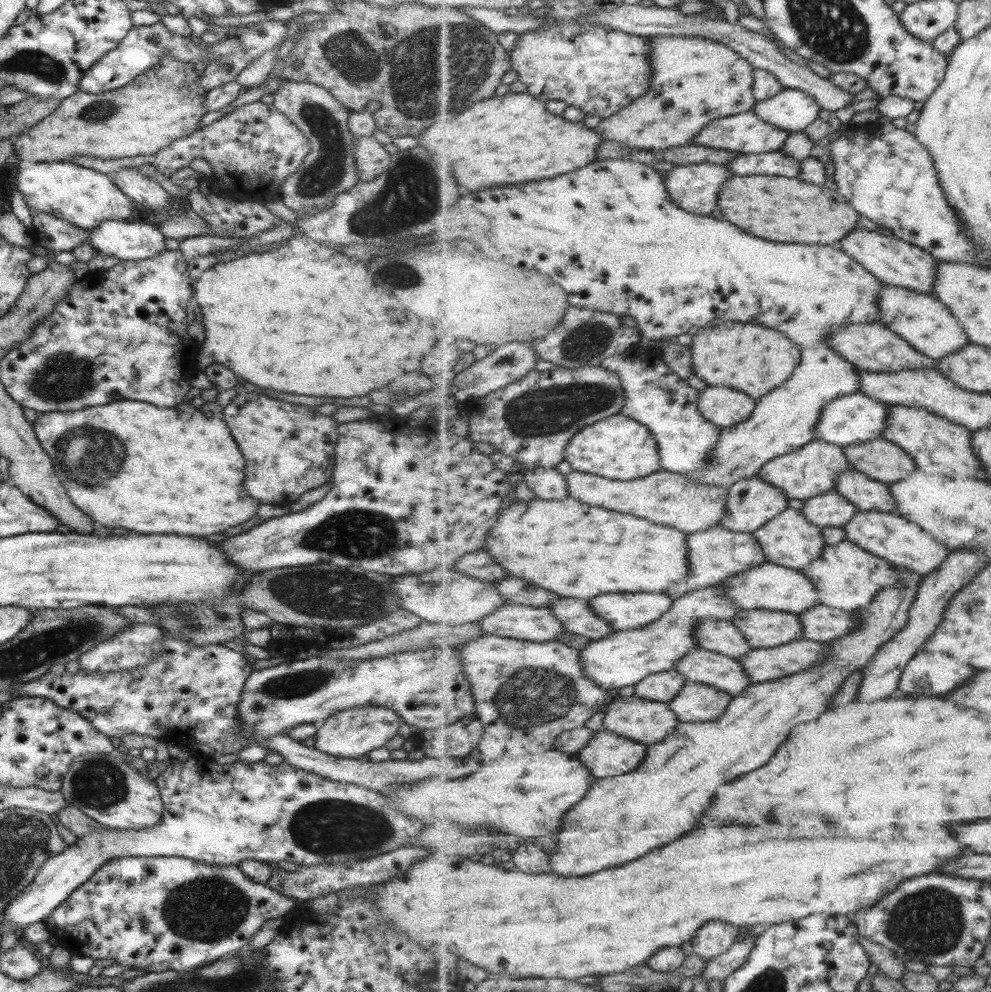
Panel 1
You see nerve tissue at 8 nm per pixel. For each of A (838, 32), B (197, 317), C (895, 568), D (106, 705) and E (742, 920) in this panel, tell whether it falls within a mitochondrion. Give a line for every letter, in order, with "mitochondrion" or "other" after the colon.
A: mitochondrion
B: other
C: other
D: mitochondrion
E: other

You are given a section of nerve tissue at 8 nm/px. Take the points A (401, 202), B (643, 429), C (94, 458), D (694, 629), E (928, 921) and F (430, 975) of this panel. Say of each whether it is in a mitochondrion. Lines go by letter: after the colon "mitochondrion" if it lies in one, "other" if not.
A: mitochondrion
B: other
C: mitochondrion
D: other
E: mitochondrion
F: other

